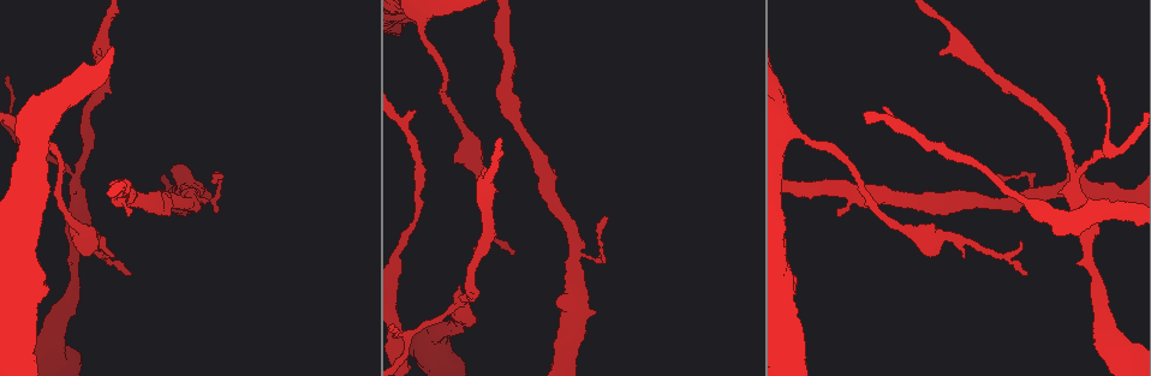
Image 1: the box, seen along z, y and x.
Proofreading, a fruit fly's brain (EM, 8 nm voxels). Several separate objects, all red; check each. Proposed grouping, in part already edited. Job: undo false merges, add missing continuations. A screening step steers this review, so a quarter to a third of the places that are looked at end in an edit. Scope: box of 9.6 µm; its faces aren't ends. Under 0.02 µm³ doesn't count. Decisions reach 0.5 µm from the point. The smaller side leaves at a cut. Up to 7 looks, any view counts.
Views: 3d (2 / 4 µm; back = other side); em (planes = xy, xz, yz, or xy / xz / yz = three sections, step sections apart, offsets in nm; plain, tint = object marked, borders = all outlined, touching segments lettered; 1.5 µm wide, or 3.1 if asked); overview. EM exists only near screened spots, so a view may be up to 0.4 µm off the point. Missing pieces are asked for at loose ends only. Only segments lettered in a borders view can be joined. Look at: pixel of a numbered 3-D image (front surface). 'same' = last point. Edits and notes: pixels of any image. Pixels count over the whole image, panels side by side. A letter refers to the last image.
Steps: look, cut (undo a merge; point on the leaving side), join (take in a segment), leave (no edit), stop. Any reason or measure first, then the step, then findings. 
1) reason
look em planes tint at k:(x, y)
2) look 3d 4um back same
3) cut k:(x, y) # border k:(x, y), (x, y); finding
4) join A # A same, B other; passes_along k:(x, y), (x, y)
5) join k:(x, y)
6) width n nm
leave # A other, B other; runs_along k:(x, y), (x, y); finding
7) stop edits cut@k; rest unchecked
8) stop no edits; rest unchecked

branch stops here
look em xy step 4 tint at 1:(1024, 270)

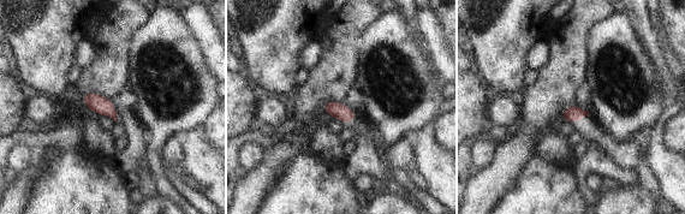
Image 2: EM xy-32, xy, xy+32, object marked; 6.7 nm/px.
look em xy step 4 borders same

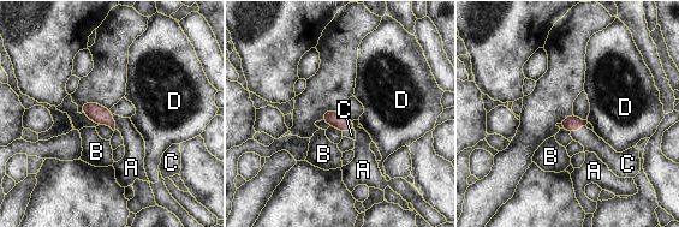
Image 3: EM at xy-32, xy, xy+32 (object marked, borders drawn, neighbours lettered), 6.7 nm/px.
join C # A other, B other, C same, D other; passes_along 3:(572, 123), (577, 130), (588, 138); it goes on there

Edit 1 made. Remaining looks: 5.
calibre changes
look em planes borders at 1:(75, 175)

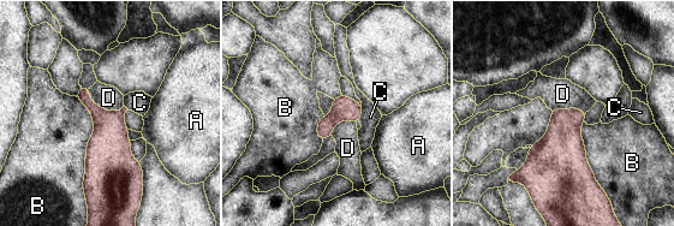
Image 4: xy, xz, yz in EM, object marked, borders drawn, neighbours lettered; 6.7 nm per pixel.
width 170 nm
leave # A other, B other, C other, D other; border 4:(89, 88), (101, 107), (124, 106); continuous, no second neuron

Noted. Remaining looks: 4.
branch stops here
look 3d 4um at 1:(883, 108)

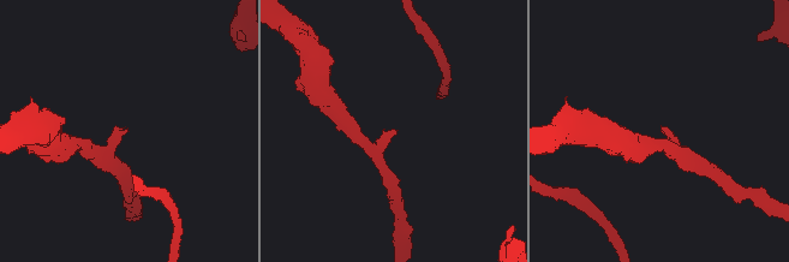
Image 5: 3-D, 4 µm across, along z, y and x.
look em planes borders at 5:(662, 128)

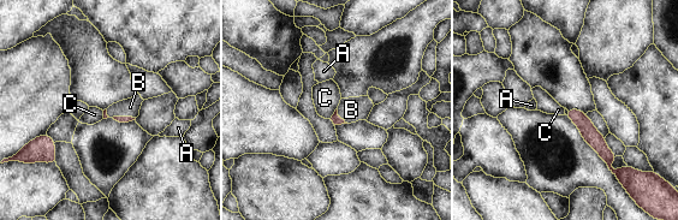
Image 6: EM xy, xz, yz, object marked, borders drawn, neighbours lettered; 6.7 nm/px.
join B # A other, B same, C other; passes_along 6:(122, 119), (124, 117), (130, 107); it goes on there

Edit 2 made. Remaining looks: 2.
stop edits join@3, join@6; rest unchecked

